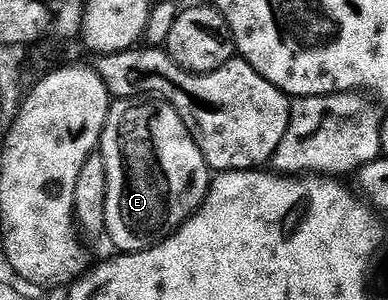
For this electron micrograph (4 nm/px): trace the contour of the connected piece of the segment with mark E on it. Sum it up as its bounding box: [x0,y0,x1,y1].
[99,99,211,254]

